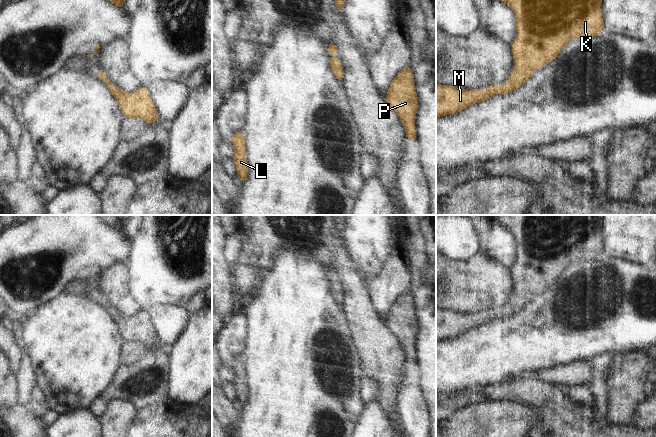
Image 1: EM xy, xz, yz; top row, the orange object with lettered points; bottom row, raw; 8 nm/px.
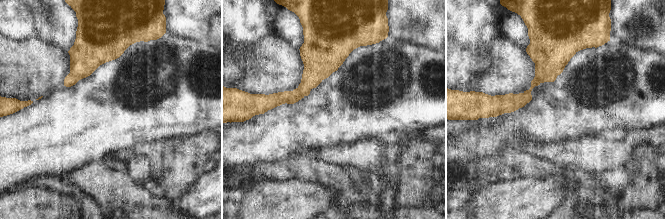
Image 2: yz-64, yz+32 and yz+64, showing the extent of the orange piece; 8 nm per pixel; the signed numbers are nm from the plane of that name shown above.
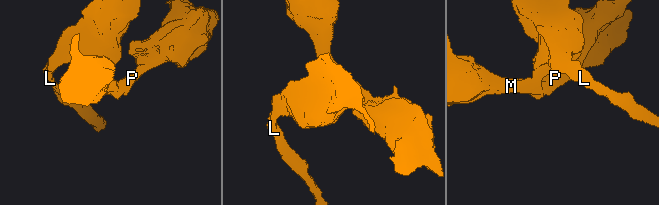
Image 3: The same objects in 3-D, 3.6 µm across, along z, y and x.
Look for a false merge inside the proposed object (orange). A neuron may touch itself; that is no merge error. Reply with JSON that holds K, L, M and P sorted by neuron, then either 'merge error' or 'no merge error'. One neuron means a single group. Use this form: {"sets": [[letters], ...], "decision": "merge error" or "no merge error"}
{"sets": [["K", "L", "M", "P"]], "decision": "no merge error"}

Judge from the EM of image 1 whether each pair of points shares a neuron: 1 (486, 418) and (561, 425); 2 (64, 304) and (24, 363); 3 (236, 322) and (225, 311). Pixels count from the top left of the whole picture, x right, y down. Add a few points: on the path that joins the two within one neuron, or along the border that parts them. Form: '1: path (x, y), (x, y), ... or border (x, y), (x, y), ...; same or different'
1: border (524, 405), (530, 406), (538, 414), (540, 426); different
2: border (24, 351), (29, 358), (34, 380); different
3: border (241, 310), (224, 321); different

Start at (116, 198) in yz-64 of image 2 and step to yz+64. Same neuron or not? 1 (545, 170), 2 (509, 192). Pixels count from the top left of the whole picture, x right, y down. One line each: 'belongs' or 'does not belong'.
1: belongs
2: does not belong

